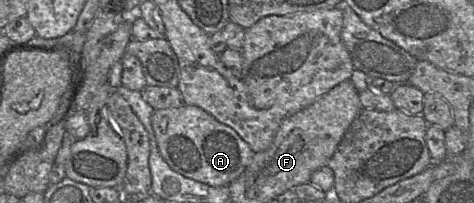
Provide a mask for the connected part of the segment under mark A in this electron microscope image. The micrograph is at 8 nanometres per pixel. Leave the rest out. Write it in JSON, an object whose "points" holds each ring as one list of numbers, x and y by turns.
{"points":[[183,104,154,110,151,123,161,156,169,167,184,177,209,186,229,186,245,170,254,154,235,130,198,106]]}

